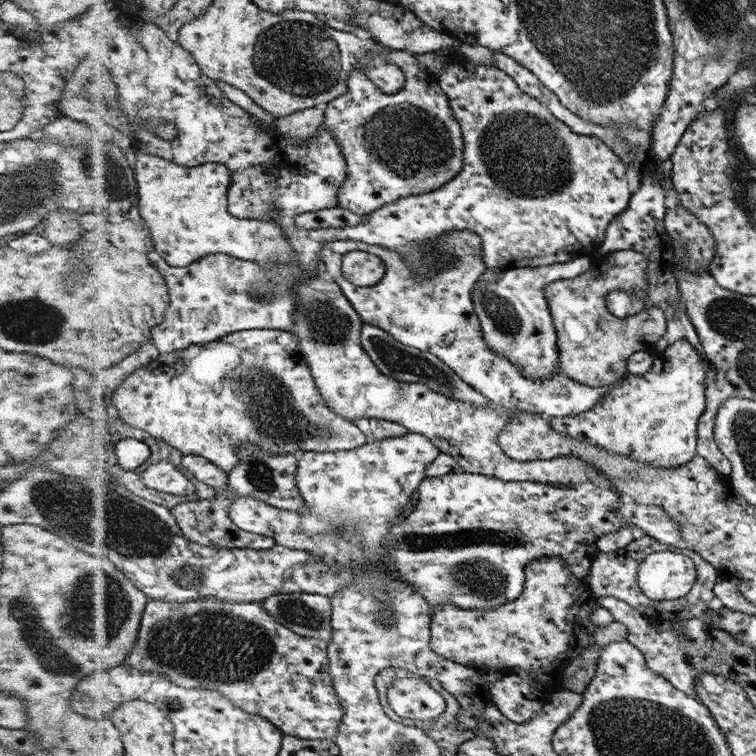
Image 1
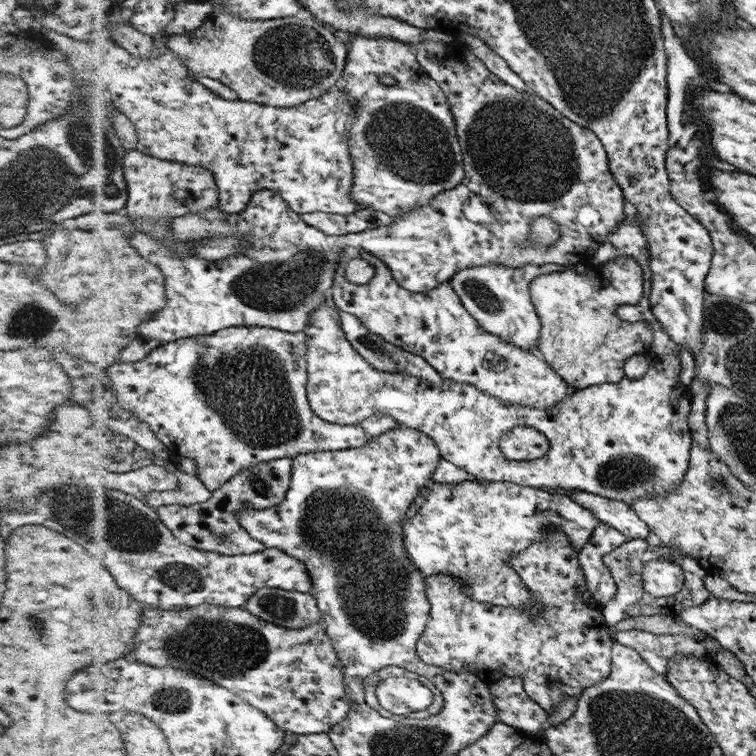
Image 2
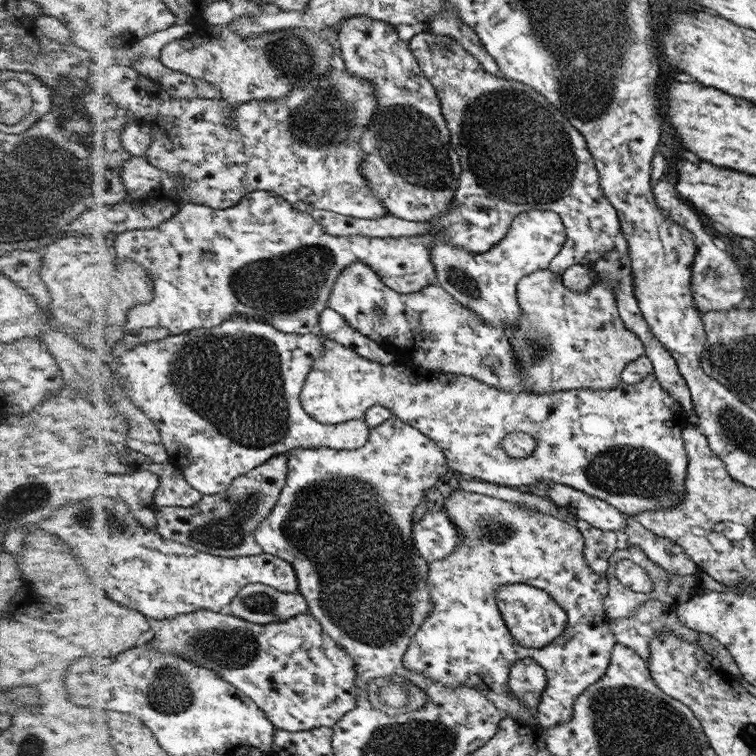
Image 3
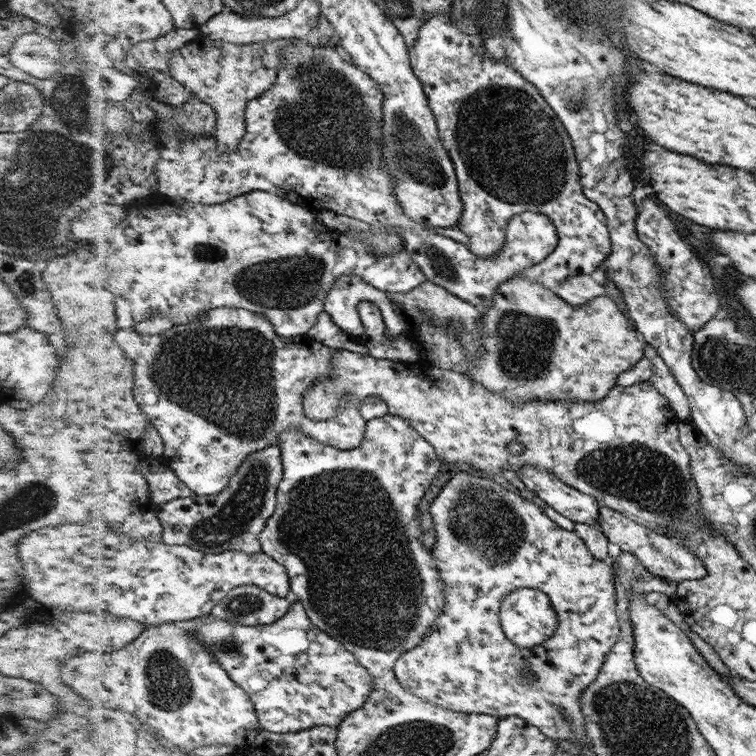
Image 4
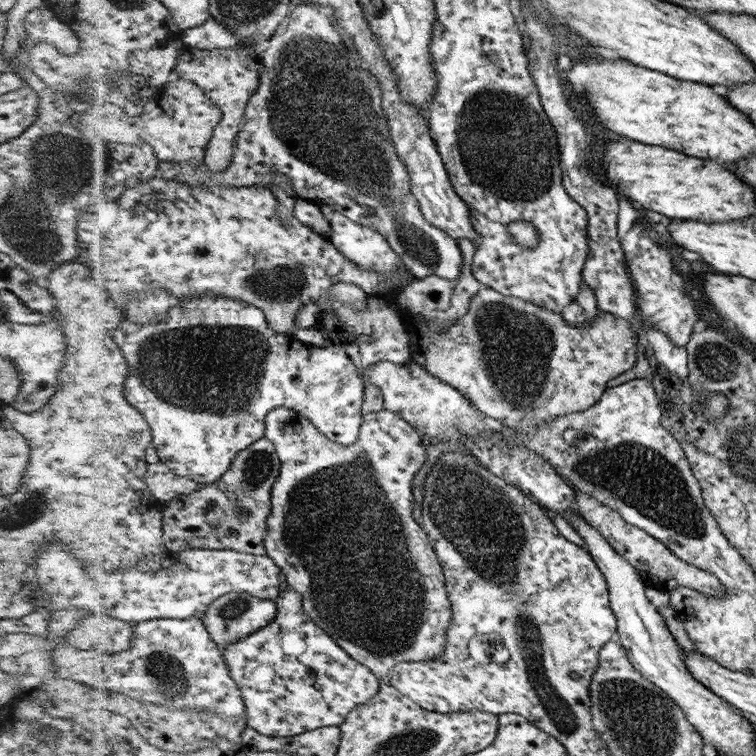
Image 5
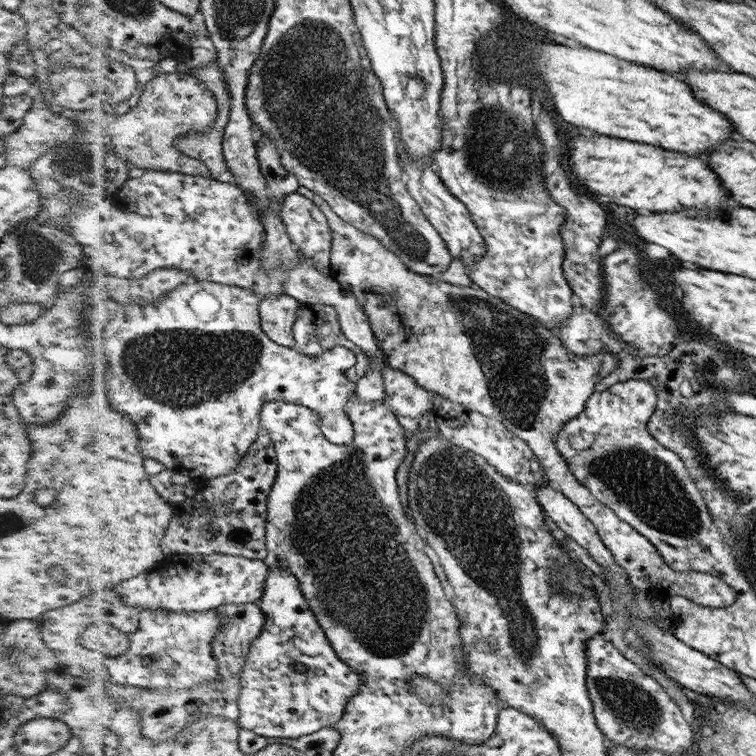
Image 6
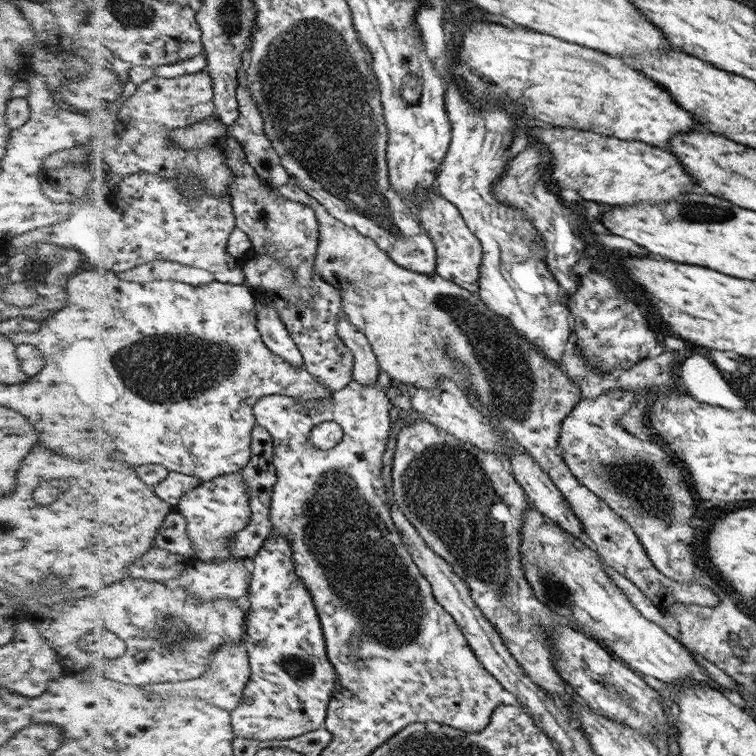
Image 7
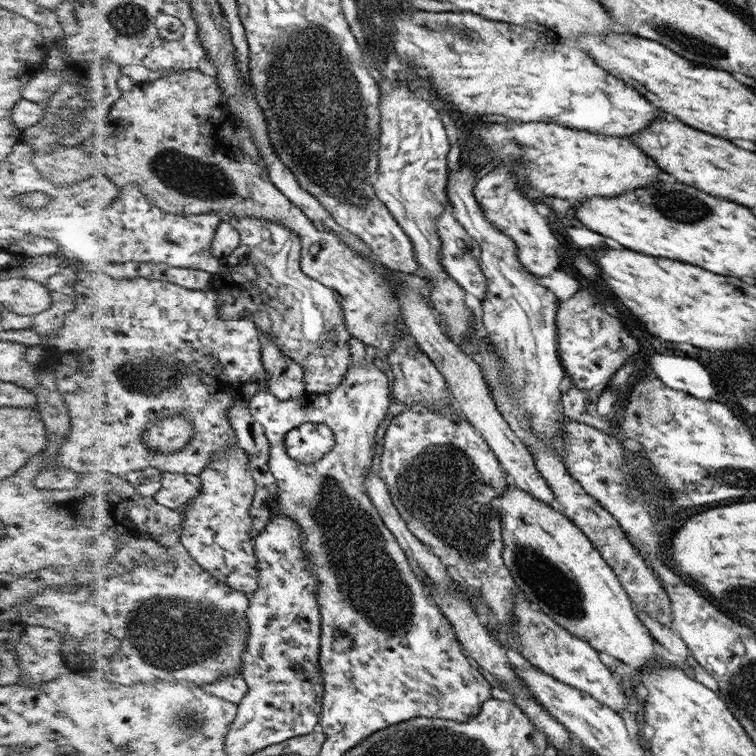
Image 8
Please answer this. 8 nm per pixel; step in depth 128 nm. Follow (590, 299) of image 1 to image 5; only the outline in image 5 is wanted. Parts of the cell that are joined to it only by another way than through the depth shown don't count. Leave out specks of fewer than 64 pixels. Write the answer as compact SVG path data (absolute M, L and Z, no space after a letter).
M493 288L480 289L472 298L468 310L463 317L457 318L453 325L447 326L441 335L437 335L433 329L429 327L424 320L420 320L418 316L413 313L406 312L405 323L409 325L410 337L413 342L410 343L411 355L410 361L420 366L425 366L425 369L432 375L436 376L438 380L444 380L448 384L452 384L454 388L460 389L469 400L473 401L478 409L485 413L485 416L495 422L505 424L510 428L517 428L518 432L535 434L537 428L541 424L553 422L559 416L570 414L571 412L582 412L592 407L594 403L609 388L610 382L615 380L618 375L623 372L630 371L637 364L639 337L636 335L634 329L630 327L630 322L622 317L614 316L609 312L597 309L597 317L585 322L580 328L577 325L570 325L565 317L560 312L552 312L549 308L542 308L541 305L534 304L533 301L522 300L517 296L510 296L509 294L498 292Z

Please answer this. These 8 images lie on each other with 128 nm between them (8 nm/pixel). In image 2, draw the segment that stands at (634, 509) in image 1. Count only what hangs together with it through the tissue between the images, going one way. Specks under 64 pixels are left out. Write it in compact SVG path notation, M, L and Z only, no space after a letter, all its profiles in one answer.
M570 490L568 495L578 504L593 511L593 515L602 523L615 528L625 536L655 540L648 525L636 514L631 505L583 490Z

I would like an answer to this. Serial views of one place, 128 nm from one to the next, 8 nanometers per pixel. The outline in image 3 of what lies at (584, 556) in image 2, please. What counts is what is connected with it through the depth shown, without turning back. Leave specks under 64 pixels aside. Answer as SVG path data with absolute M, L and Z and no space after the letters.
M578 520L575 525L585 537L585 560L594 573L607 578L608 560L617 548L616 532L594 528L584 520Z

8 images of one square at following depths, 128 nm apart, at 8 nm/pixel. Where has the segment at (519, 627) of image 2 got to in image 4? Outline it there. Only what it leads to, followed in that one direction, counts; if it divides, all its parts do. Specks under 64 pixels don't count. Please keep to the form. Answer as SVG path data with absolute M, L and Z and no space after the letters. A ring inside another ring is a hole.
M465 469L459 472L453 472L450 480L440 488L440 492L430 505L430 518L434 522L434 528L438 536L438 544L433 548L433 556L437 560L437 568L440 570L441 580L445 582L445 609L438 617L437 622L429 630L427 637L412 650L405 652L396 662L394 673L397 674L398 681L408 692L429 700L438 707L452 710L453 712L464 712L465 714L486 713L490 716L507 717L519 716L522 720L529 721L530 724L537 725L546 736L558 740L581 740L585 738L587 730L585 729L585 715L581 711L581 696L585 689L594 683L594 680L600 675L601 668L606 660L606 656L612 650L618 640L618 616L616 614L616 598L614 598L615 584L610 582L612 578L612 568L607 562L597 560L585 544L585 539L580 535L576 536L574 531L566 532L558 528L546 514L543 508L536 506L534 501L520 498L516 492L512 492L502 487L496 478L482 475L478 472L471 472ZM518 588L534 588L545 592L552 601L554 609L558 612L557 630L552 637L546 639L542 644L537 644L532 648L520 648L517 644L505 635L501 627L500 611L501 604L507 595ZM525 672L534 674L534 680L526 678Z

